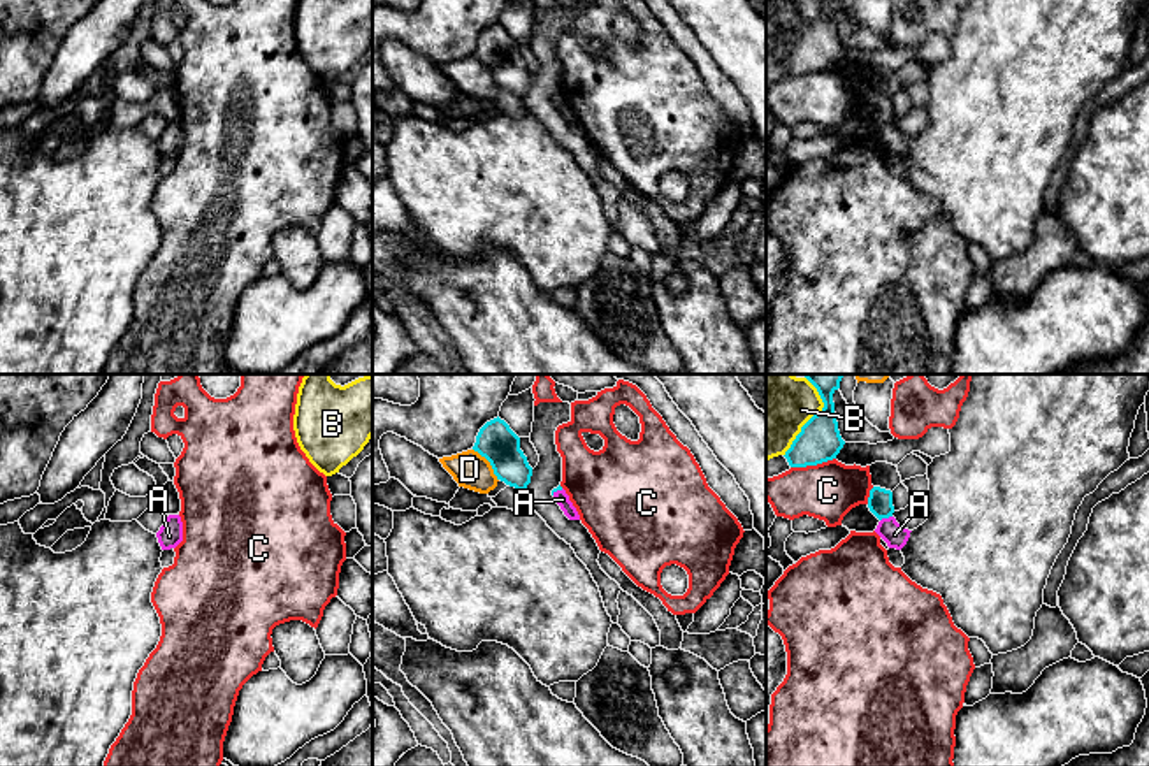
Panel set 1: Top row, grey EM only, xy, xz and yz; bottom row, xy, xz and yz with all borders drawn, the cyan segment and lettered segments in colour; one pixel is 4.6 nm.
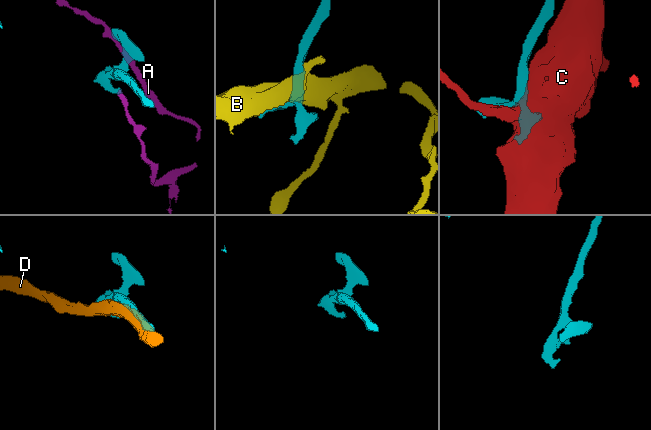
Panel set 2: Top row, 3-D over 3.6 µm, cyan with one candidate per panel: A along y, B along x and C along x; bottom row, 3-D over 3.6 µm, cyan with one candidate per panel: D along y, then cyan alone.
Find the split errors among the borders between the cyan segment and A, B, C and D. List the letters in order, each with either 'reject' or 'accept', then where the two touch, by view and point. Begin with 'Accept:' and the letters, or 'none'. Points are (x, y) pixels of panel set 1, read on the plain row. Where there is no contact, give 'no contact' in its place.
Accept: none
A: reject; contact yz (886, 123)
B: reject; contact yz (803, 32)
C: reject; contact yz (812, 71)
D: reject; contact xz (491, 71)

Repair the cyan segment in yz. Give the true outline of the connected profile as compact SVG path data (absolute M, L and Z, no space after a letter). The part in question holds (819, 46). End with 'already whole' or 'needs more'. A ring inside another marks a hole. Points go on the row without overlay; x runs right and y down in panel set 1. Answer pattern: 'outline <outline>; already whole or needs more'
outline M819 0L824 14L813 21L785 58L791 74L817 72L836 65L845 47L840 42L833 0Z; already whole

